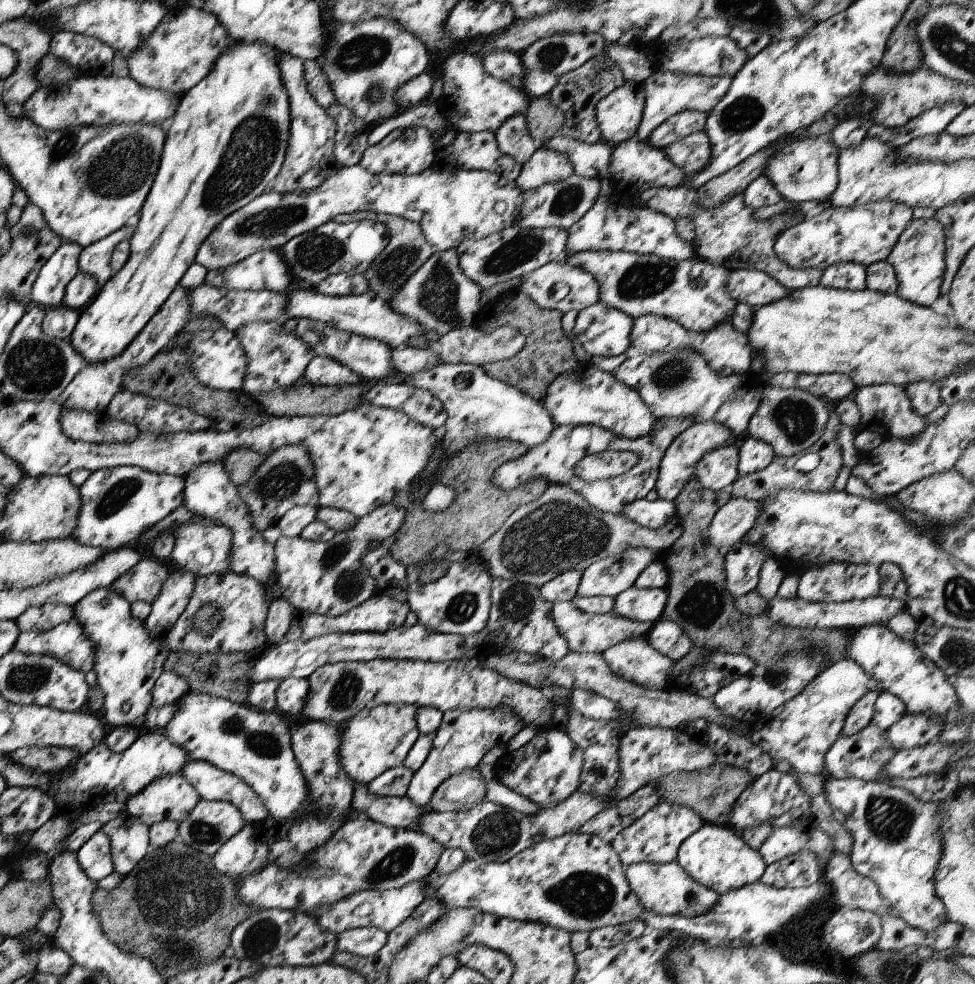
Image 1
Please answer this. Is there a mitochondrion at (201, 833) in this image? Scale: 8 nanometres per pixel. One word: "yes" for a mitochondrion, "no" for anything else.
yes

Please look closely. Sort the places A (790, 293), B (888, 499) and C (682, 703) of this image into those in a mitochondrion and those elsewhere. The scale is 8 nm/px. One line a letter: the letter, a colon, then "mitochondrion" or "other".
A: other
B: other
C: other

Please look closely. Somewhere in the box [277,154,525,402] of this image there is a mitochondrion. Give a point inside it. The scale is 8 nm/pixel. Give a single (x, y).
(438, 297)

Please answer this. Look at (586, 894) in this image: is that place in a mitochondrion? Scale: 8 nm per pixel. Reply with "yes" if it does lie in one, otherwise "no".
yes

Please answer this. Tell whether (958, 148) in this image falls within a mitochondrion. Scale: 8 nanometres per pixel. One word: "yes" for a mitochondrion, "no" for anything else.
no

